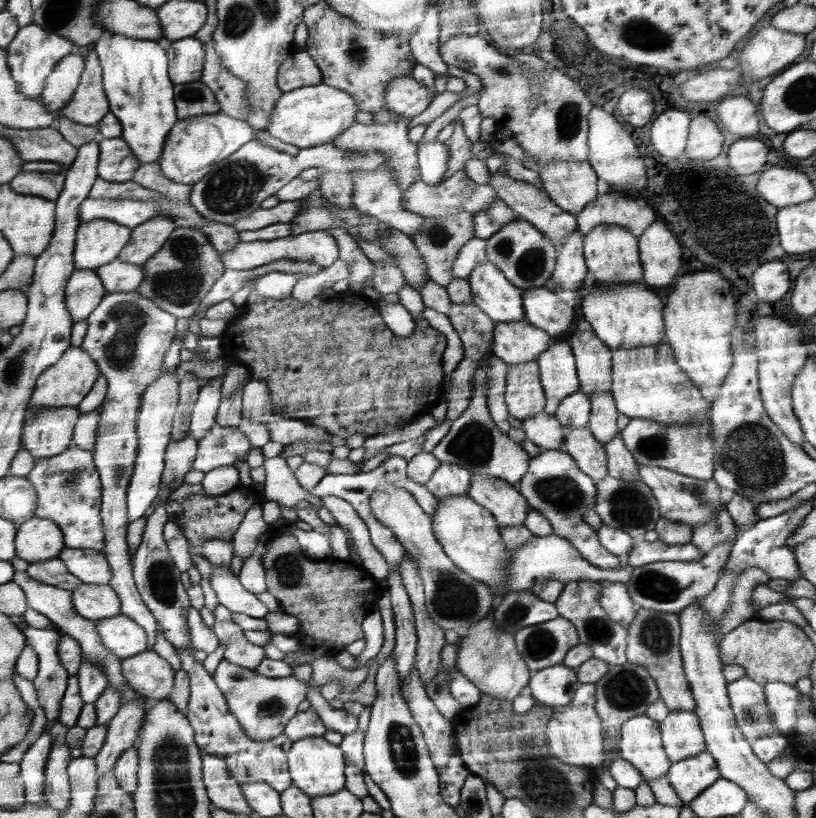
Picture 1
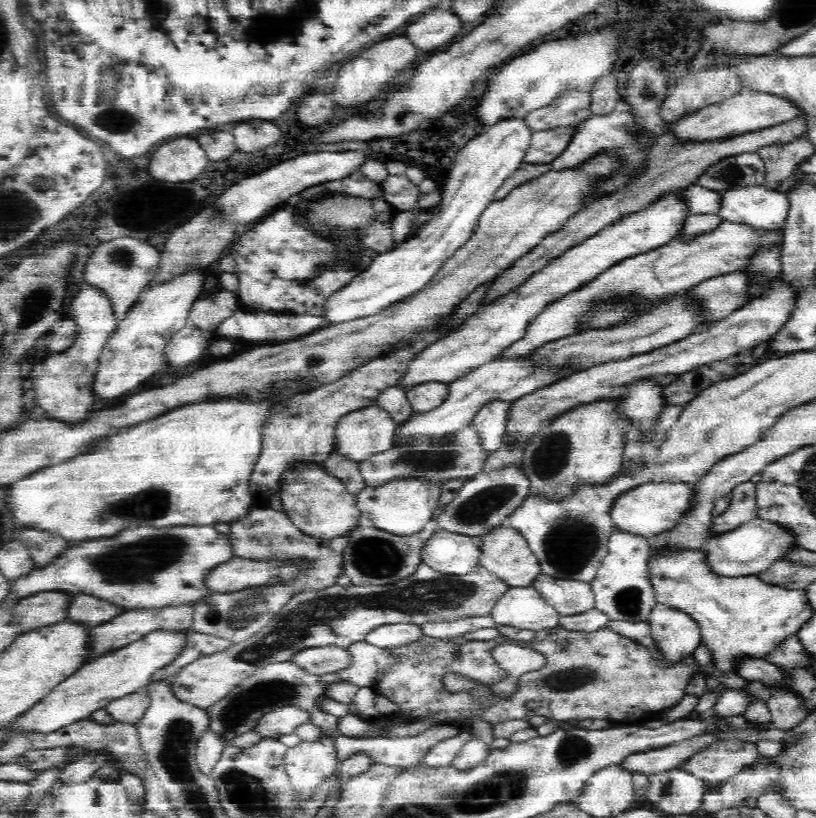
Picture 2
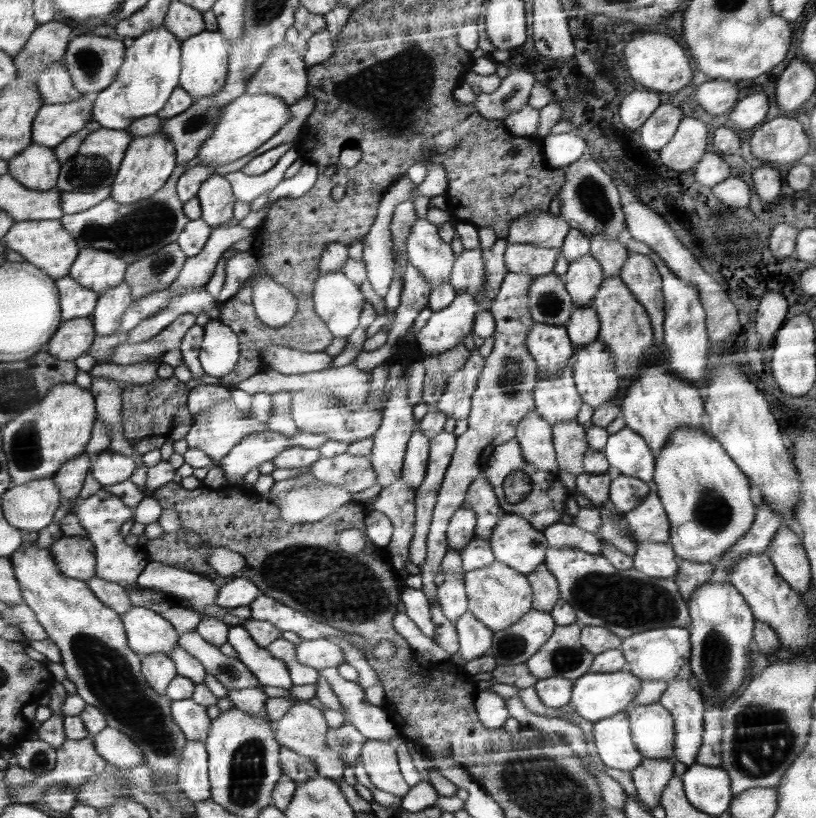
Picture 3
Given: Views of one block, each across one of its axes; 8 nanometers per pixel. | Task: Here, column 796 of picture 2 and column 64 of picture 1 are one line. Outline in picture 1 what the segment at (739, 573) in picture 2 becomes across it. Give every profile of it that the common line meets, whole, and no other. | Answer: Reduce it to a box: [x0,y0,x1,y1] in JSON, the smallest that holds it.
[17,516,68,563]

